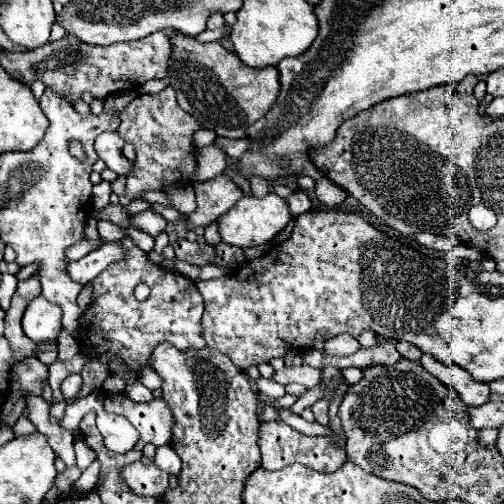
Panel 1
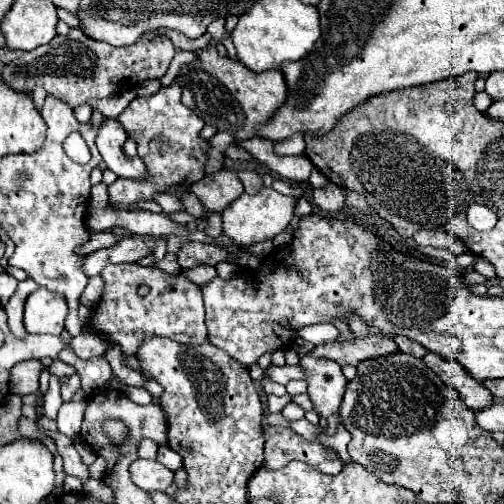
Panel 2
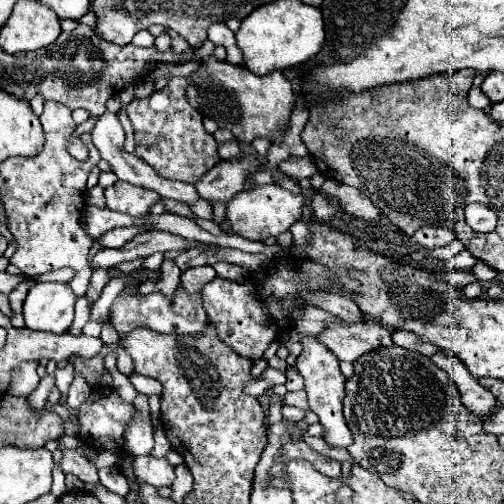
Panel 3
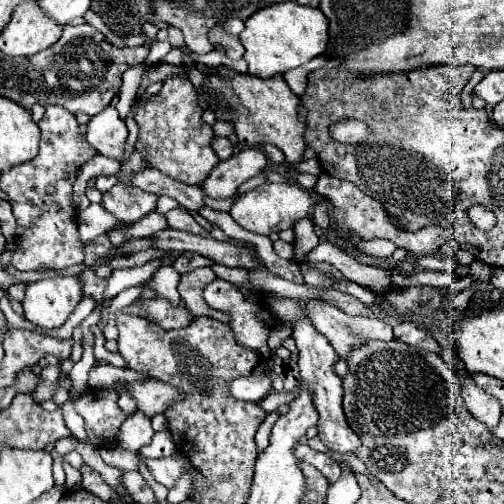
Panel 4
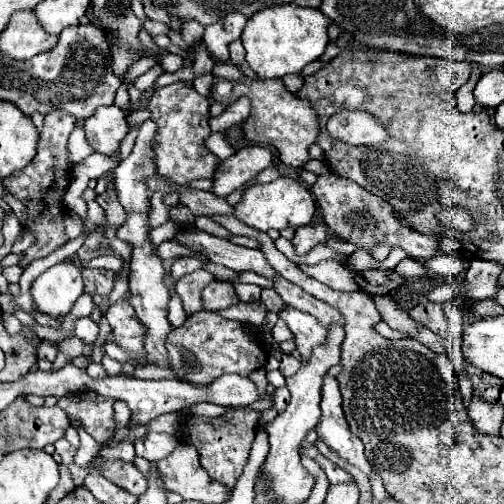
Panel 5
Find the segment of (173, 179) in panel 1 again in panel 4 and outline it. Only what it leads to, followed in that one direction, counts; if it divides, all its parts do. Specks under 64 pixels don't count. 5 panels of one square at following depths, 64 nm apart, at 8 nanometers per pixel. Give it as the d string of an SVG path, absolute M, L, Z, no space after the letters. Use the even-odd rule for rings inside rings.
M168 78L164 82L162 90L156 96L152 96L146 102L146 106L140 106L140 110L134 116L138 122L138 128L140 128L136 150L144 152L144 158L148 160L148 164L154 166L156 170L164 172L166 176L170 176L182 184L202 184L208 178L208 172L212 172L212 168L220 162L216 152L210 148L210 140L214 138L214 132L202 120L202 114L204 114L204 108L198 104L198 94L192 86L192 82L188 78ZM116 184L102 196L102 206L116 216L122 224L134 224L148 212L156 208L156 196L144 192L144 190L134 190L124 188L122 184Z

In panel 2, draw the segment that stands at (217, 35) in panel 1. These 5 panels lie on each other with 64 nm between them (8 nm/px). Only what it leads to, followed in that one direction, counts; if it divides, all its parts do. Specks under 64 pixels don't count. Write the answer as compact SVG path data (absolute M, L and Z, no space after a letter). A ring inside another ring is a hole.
M162 29L162 32L168 36L176 49L182 51L196 51L208 45L212 37L209 33L202 35L198 39L189 39L182 33L177 33L176 30Z

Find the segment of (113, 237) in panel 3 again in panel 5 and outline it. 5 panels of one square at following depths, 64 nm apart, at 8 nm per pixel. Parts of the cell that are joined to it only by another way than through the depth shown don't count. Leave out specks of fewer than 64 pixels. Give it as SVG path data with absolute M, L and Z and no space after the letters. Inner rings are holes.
M156 192L152 196L156 196L156 200L154 200L152 212L150 212L150 226L156 228L156 226L160 226L160 224L164 224L164 222L170 220L170 208L164 204L166 192Z

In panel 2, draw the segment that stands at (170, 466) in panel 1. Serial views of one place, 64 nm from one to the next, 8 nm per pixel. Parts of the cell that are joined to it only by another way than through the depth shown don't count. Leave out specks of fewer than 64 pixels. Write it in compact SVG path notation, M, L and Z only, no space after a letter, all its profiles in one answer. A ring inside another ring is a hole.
M166 444L160 446L160 450L158 450L158 460L162 460L162 464L168 466L170 470L176 470L176 468L182 466L182 458L180 458L180 454L176 454L176 452L174 452L172 448L168 448Z

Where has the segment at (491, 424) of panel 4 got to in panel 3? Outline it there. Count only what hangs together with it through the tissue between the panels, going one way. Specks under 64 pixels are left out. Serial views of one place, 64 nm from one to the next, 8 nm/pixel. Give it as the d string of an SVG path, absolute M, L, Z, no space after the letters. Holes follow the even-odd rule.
M436 352L430 358L434 364L438 364L440 368L444 368L450 374L450 378L454 380L454 384L462 396L462 402L466 404L466 408L470 408L470 412L474 412L482 420L486 420L488 416L492 416L492 412L496 412L498 404L496 404L496 398L492 396L492 392L482 388L478 384L478 380L474 376L470 376L470 372L464 368L464 364L460 360L448 356L448 352Z

